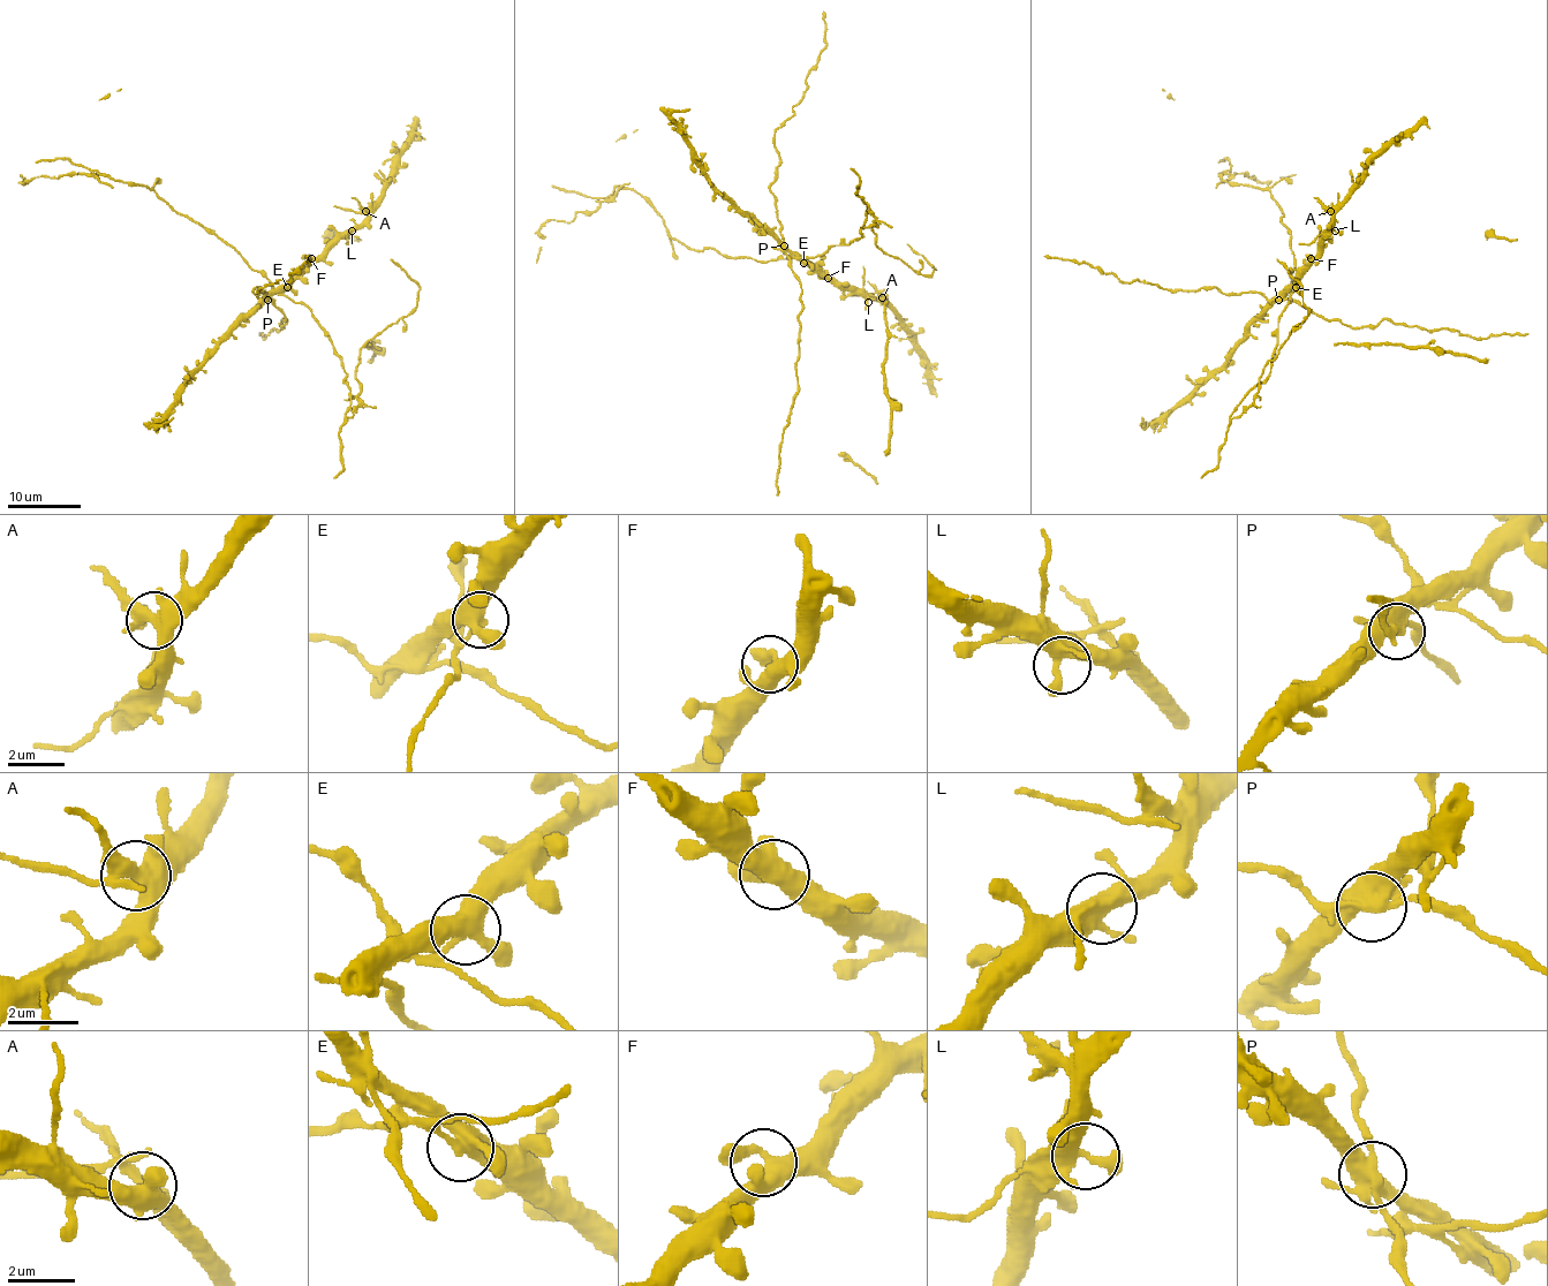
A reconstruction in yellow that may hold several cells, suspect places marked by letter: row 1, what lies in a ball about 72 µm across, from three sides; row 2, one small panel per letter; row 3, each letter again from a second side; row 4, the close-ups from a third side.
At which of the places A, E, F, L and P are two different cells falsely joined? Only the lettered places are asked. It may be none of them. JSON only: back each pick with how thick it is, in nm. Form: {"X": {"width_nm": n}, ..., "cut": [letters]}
{"A": {"width_nm": 400}, "E": {"width_nm": 420}, "P": {"width_nm": 480}, "cut": ["A", "E", "P"]}

